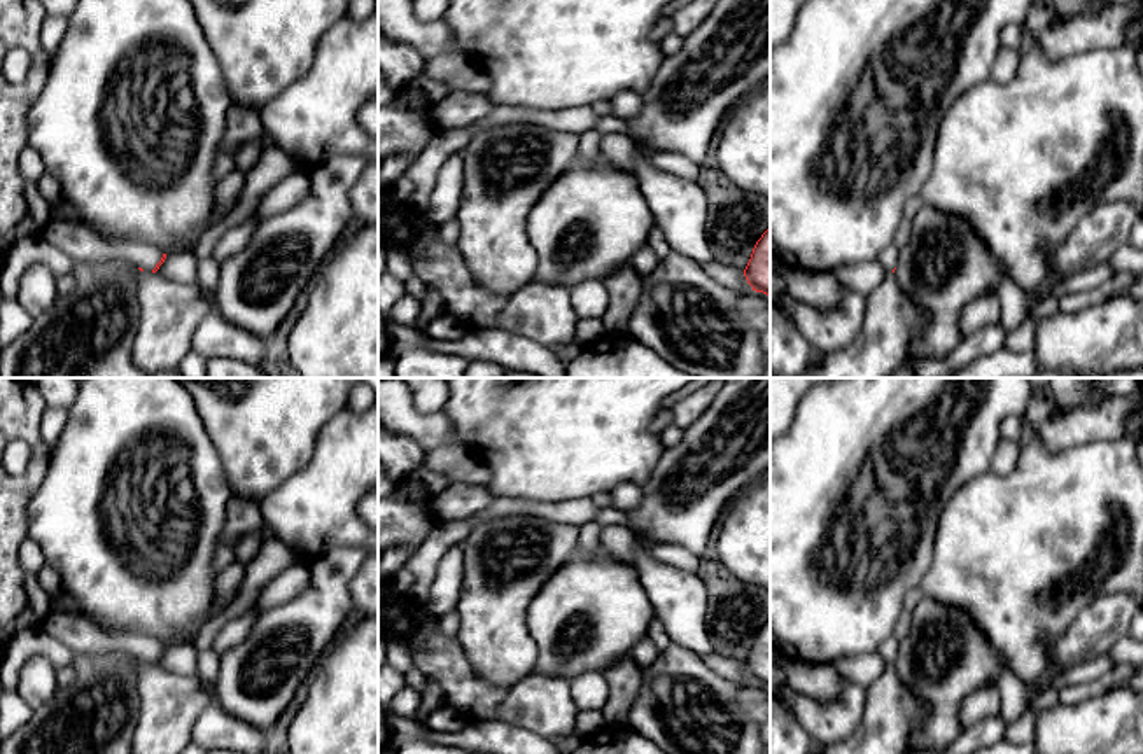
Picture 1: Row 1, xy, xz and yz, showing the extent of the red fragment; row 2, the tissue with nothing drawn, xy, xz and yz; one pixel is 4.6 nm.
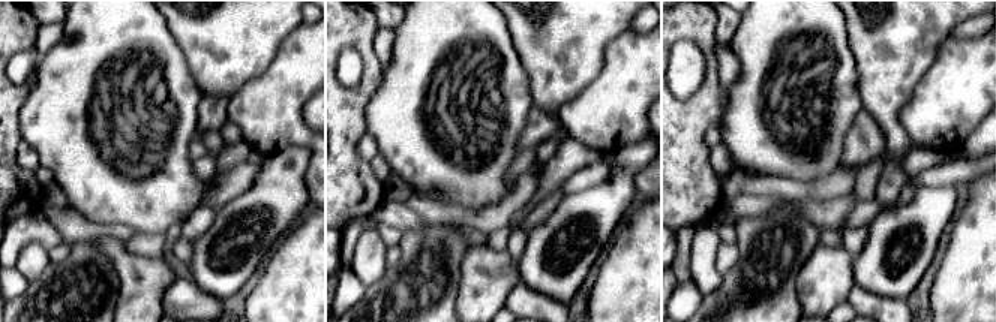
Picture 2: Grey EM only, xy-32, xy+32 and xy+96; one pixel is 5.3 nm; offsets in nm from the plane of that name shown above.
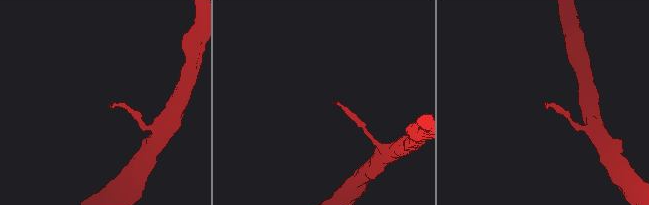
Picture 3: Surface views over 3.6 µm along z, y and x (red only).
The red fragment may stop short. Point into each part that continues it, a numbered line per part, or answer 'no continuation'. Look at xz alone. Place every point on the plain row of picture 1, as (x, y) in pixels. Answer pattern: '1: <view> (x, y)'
no continuation

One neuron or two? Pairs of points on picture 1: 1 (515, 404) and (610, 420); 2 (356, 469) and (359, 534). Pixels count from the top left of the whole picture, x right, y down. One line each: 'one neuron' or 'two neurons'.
1: one neuron
2: one neuron

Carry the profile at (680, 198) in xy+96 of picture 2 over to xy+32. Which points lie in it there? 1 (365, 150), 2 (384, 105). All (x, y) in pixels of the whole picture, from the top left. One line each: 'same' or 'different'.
1: different
2: different

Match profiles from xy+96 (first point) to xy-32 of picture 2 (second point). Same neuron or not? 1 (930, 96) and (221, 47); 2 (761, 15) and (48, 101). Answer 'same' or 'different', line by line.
1: different
2: same

